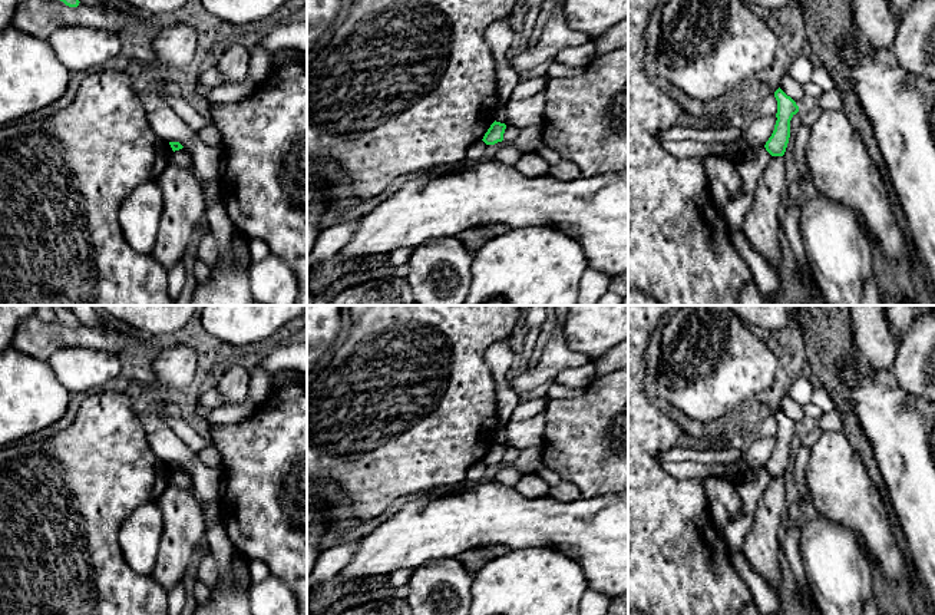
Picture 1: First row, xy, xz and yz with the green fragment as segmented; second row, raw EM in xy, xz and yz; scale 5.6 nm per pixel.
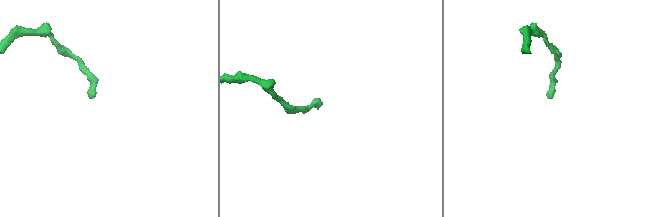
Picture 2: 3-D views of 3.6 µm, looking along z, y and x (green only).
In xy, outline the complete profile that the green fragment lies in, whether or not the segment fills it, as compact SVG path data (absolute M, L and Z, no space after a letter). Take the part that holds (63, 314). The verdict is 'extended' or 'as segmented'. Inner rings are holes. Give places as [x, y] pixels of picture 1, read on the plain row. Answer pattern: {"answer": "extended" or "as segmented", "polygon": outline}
{"answer": "as segmented", "polygon": "M52 305L56 320L63 323L69 328L77 328L79 327L79 320L75 317L75 314L66 308L65 305Z"}

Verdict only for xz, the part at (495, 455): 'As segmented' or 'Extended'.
As segmented

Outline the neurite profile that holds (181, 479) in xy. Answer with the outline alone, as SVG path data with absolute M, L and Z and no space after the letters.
M182 469L179 472L175 472L172 475L172 483L171 485L178 486L181 489L186 489L192 495L192 497L196 500L191 476L186 470Z

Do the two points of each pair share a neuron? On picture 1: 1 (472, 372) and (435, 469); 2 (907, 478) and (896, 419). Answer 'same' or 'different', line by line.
1: same
2: same

